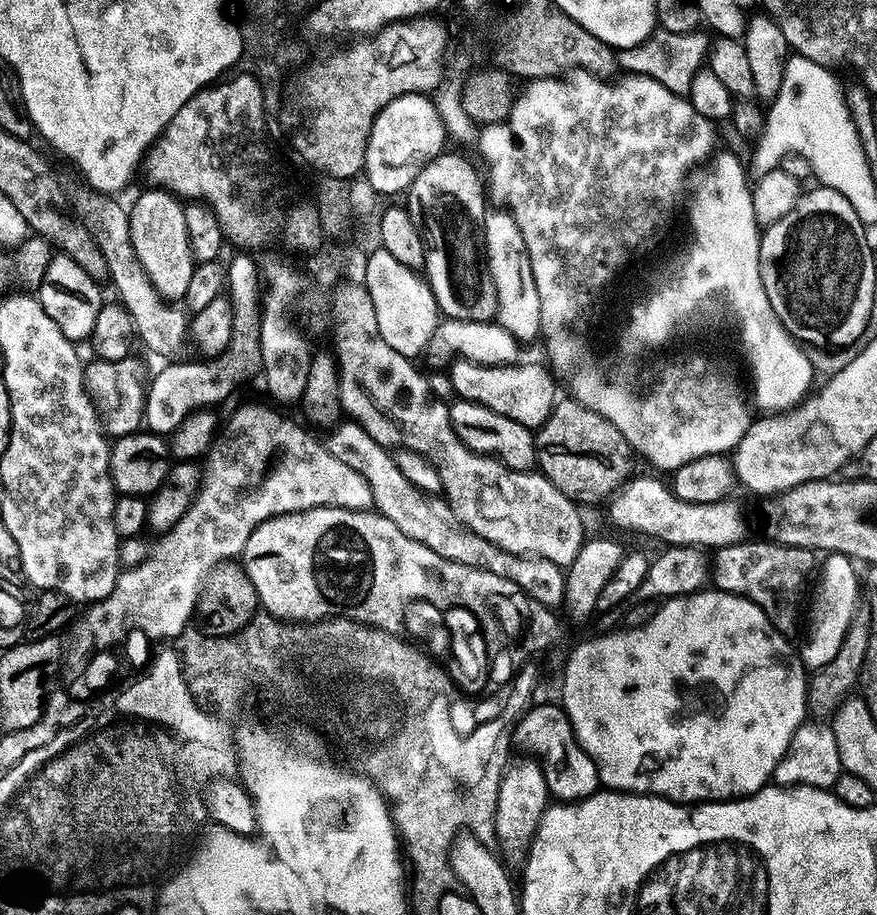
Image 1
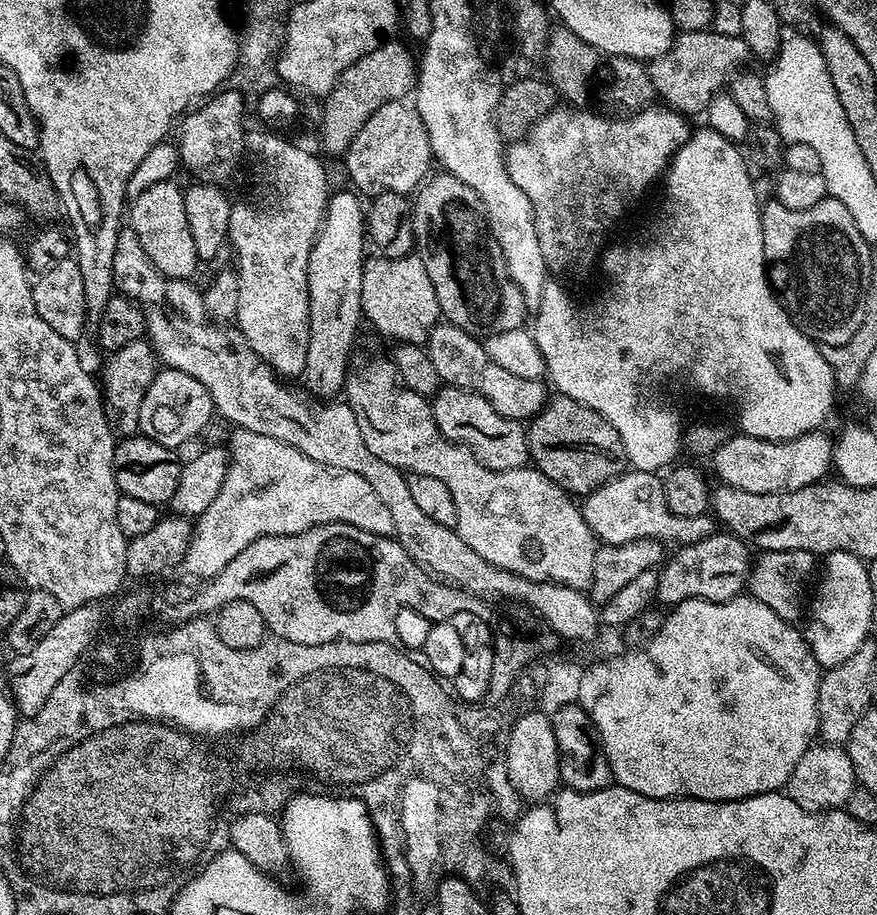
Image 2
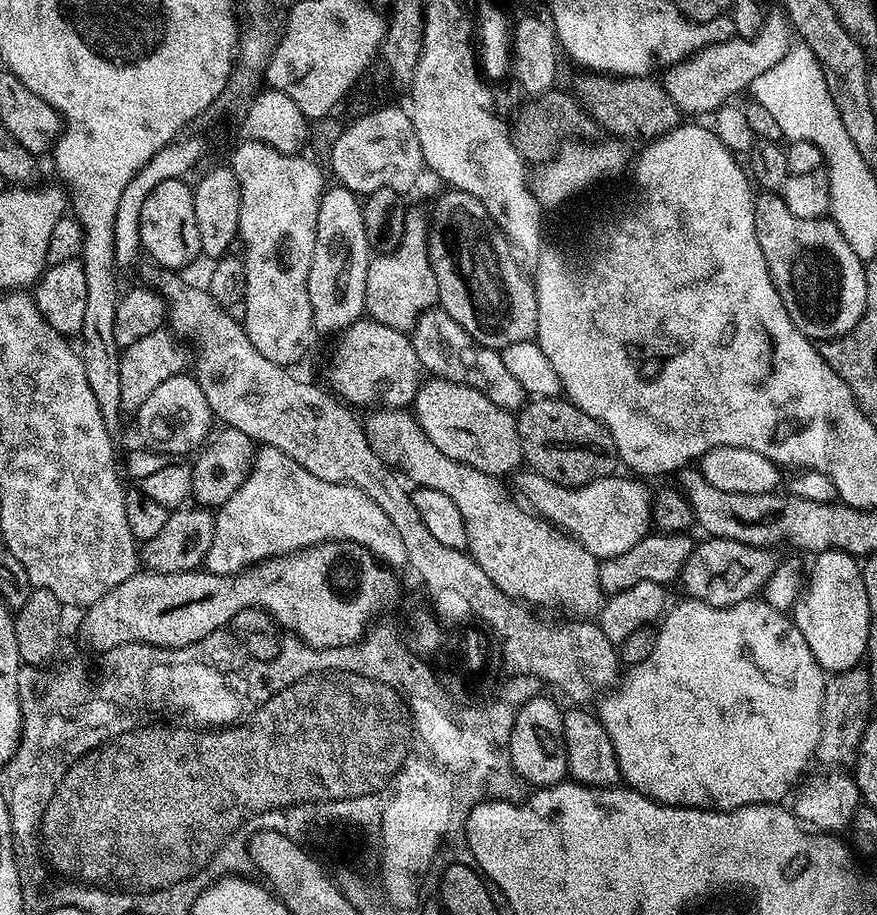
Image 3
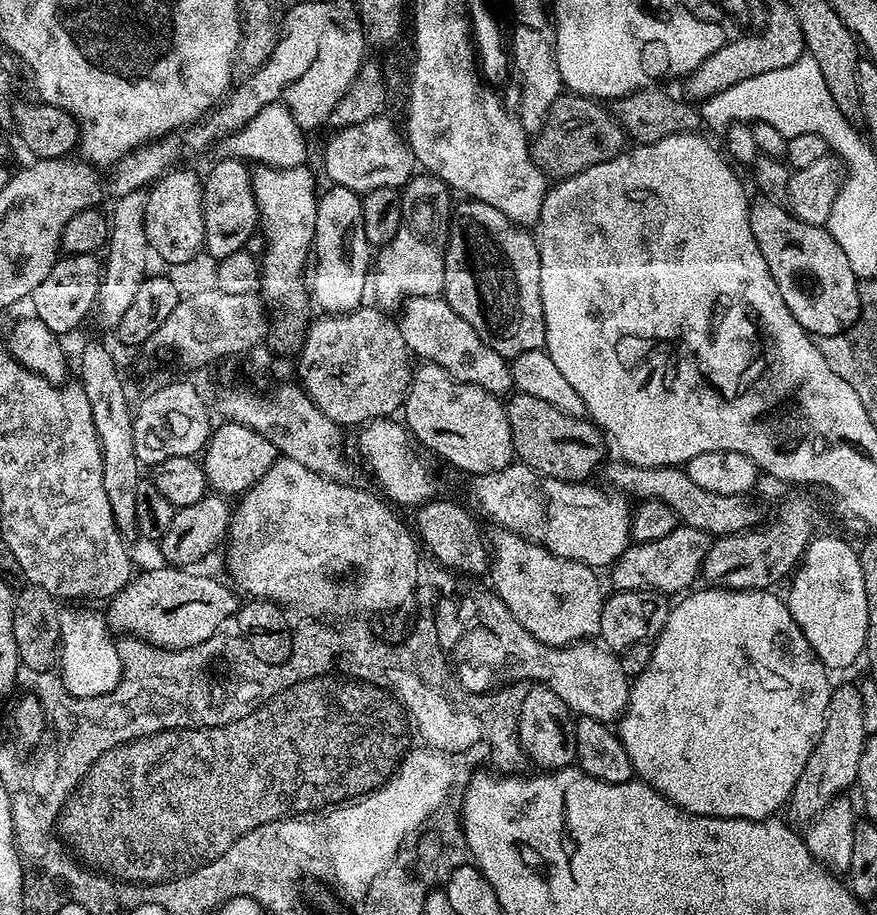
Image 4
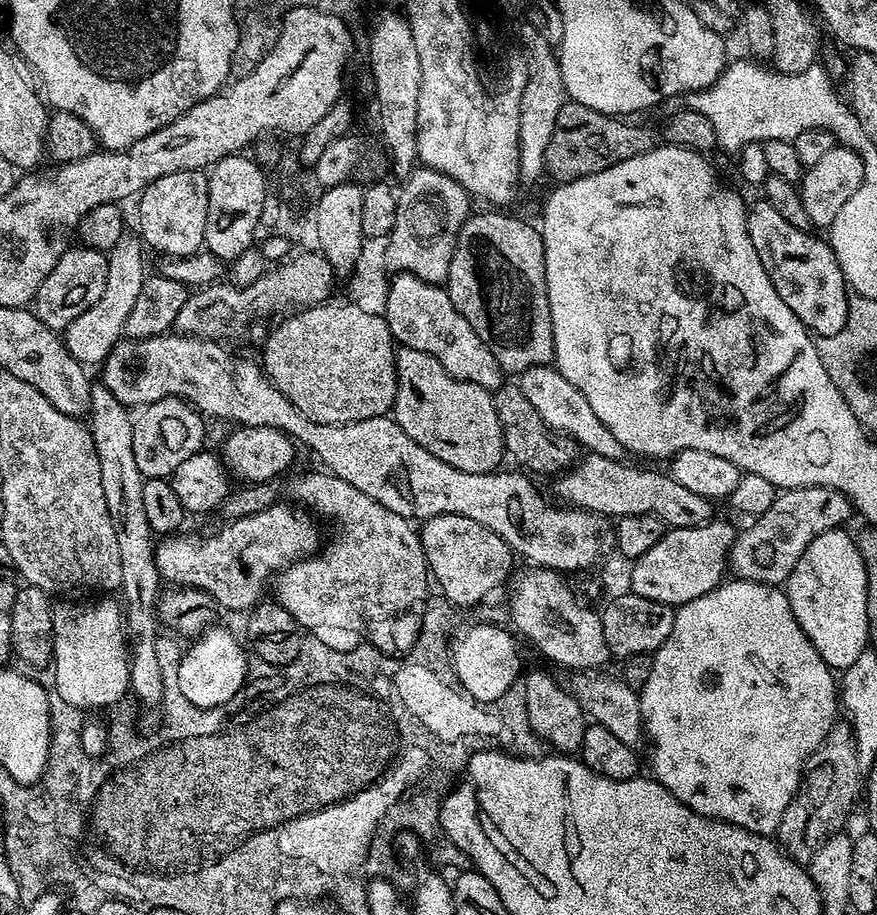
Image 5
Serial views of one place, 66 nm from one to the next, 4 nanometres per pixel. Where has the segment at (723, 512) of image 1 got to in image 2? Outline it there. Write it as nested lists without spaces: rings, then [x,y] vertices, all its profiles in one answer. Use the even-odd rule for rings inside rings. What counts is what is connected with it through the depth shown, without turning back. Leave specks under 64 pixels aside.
[[[636,469],[626,470],[620,475],[616,476],[612,480],[608,480],[607,483],[598,487],[592,493],[589,493],[583,499],[583,502],[580,506],[581,515],[584,517],[584,521],[590,526],[593,535],[599,540],[600,544],[625,544],[626,542],[634,542],[635,540],[643,540],[643,539],[650,539],[650,540],[659,540],[661,542],[669,542],[668,540],[673,540],[673,545],[679,546],[681,544],[693,544],[694,542],[698,542],[702,538],[711,535],[712,532],[715,531],[716,524],[713,520],[711,515],[707,513],[703,513],[700,515],[675,515],[670,508],[666,505],[665,494],[664,494],[664,487],[663,487],[663,479],[655,472],[650,471],[638,471]]]

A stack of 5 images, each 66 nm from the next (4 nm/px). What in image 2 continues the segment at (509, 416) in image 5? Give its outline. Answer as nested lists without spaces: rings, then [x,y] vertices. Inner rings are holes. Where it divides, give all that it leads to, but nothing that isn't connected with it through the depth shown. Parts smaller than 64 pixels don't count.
[[[556,394],[553,397],[553,400],[551,397],[541,408],[540,413],[530,421],[530,427],[526,432],[528,455],[536,471],[541,472],[551,484],[556,484],[573,497],[584,498],[625,471],[622,438],[618,438],[618,430],[614,430],[614,426],[610,426],[610,422],[606,422],[602,414],[590,410],[590,406],[574,402],[574,398],[569,396]]]

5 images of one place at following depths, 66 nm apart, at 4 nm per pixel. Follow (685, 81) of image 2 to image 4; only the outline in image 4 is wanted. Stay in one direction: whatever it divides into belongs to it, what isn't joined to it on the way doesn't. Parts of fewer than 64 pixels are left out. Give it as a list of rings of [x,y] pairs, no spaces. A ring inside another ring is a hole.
[[[782,2],[768,4],[768,23],[756,36],[744,36],[741,40],[729,39],[698,70],[686,77],[687,95],[693,101],[703,102],[714,94],[742,82],[746,78],[754,78],[754,74],[770,74],[770,70],[782,70],[782,66],[790,66],[805,55],[802,26],[798,26],[798,18],[794,18],[794,10],[790,10]]]

